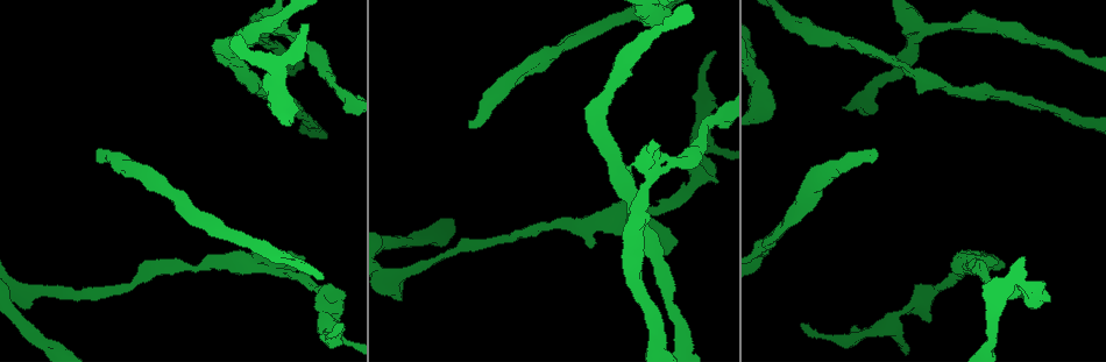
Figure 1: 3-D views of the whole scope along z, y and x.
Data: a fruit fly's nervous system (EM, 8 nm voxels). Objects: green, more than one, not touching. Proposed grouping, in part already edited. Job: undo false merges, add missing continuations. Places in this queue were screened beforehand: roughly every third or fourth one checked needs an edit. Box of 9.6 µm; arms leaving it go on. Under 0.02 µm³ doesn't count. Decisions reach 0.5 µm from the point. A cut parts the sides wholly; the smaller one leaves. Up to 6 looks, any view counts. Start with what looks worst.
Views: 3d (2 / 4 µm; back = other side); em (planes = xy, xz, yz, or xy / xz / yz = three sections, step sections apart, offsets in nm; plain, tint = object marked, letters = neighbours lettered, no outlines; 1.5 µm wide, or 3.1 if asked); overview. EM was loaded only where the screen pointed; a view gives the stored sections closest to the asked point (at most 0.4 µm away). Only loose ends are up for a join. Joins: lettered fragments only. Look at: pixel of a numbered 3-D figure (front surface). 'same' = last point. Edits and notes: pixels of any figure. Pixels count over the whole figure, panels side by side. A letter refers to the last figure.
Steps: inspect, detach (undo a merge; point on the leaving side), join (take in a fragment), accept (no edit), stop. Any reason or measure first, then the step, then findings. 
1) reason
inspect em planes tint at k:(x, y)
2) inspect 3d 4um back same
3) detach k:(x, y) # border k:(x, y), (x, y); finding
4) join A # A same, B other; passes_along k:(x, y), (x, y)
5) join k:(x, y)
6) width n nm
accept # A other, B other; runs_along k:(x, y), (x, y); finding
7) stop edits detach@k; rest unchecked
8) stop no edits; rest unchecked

free end
inspect 3d 2um at 1:(287, 267)

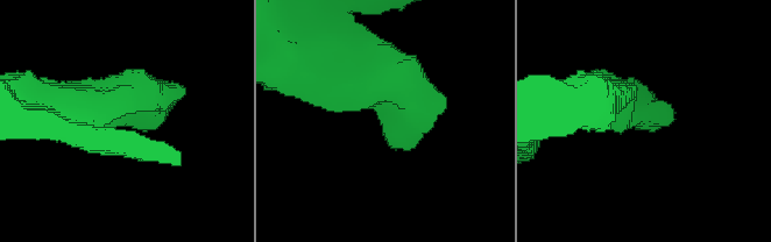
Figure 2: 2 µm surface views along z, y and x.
now the EM
inspect em xz step 4 tint at 2:(669, 123)

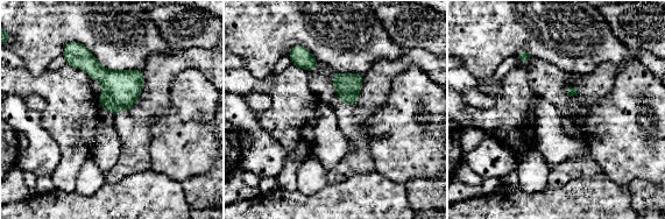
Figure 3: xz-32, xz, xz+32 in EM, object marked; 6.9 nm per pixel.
cut it another way
inspect em planes letters same

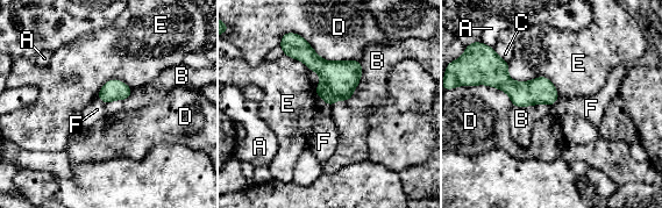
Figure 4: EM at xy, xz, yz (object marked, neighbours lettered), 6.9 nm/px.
accept # A other, B other, C other, D other, E other, F other; runs_along 4:(488, 78), (555, 97); no lettered fragment goes on from it

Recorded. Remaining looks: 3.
calibre changes
inspect em planes letters at 1:(997, 94)

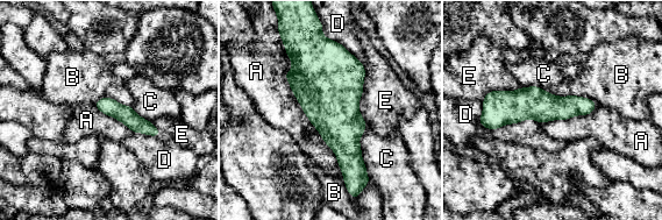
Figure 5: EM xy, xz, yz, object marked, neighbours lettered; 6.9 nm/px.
width 220 nm; longest_contact A 850 nm
accept # A other, B other, C other, D other, E other; continuous, no second neuron

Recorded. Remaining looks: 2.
stop no edits; rest unchecked

